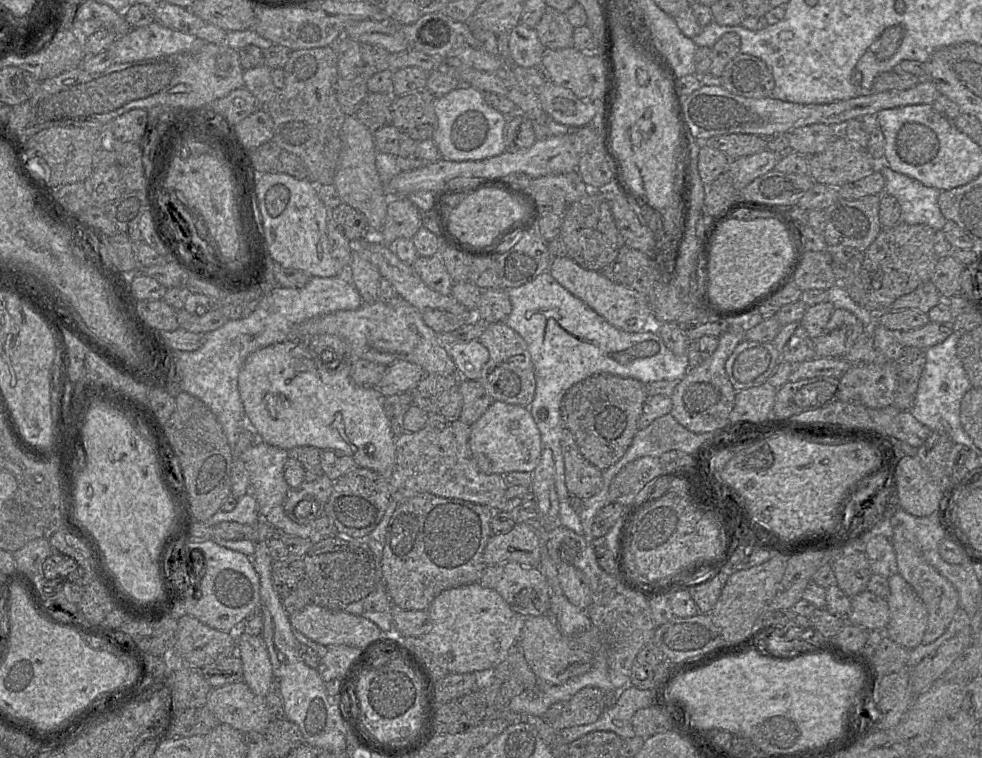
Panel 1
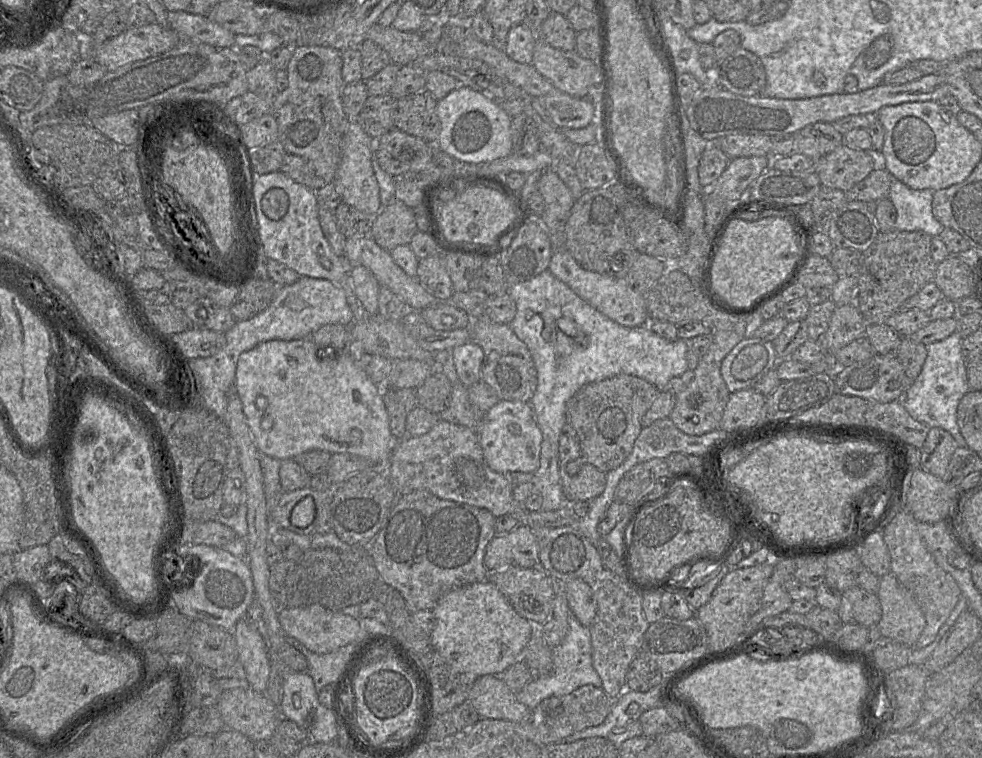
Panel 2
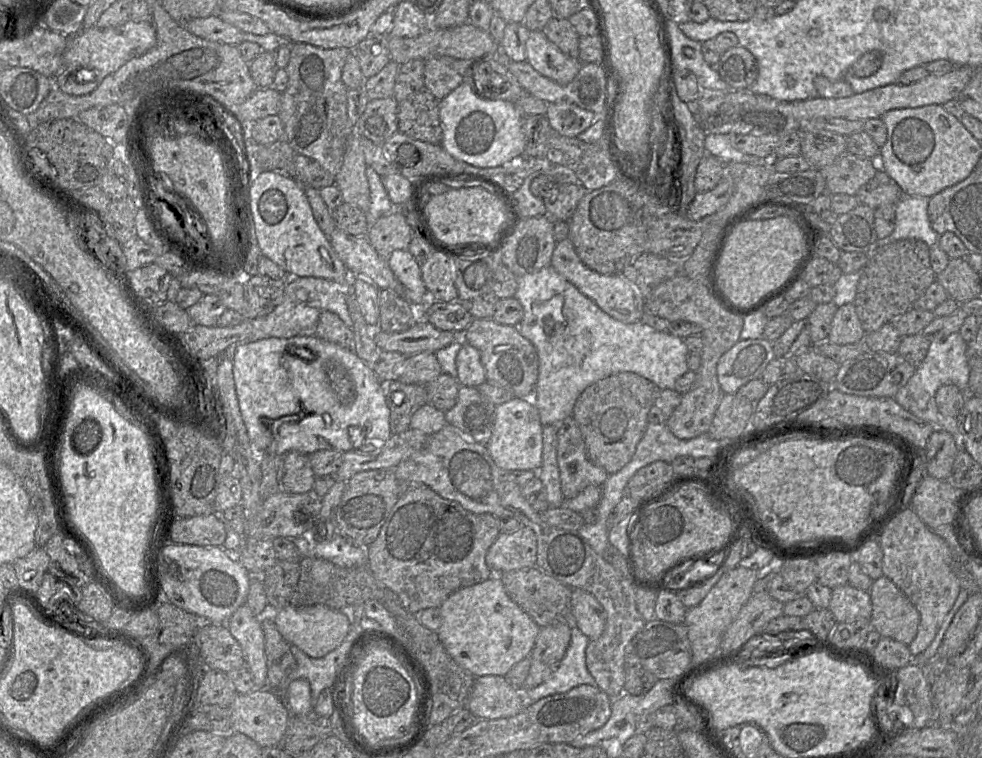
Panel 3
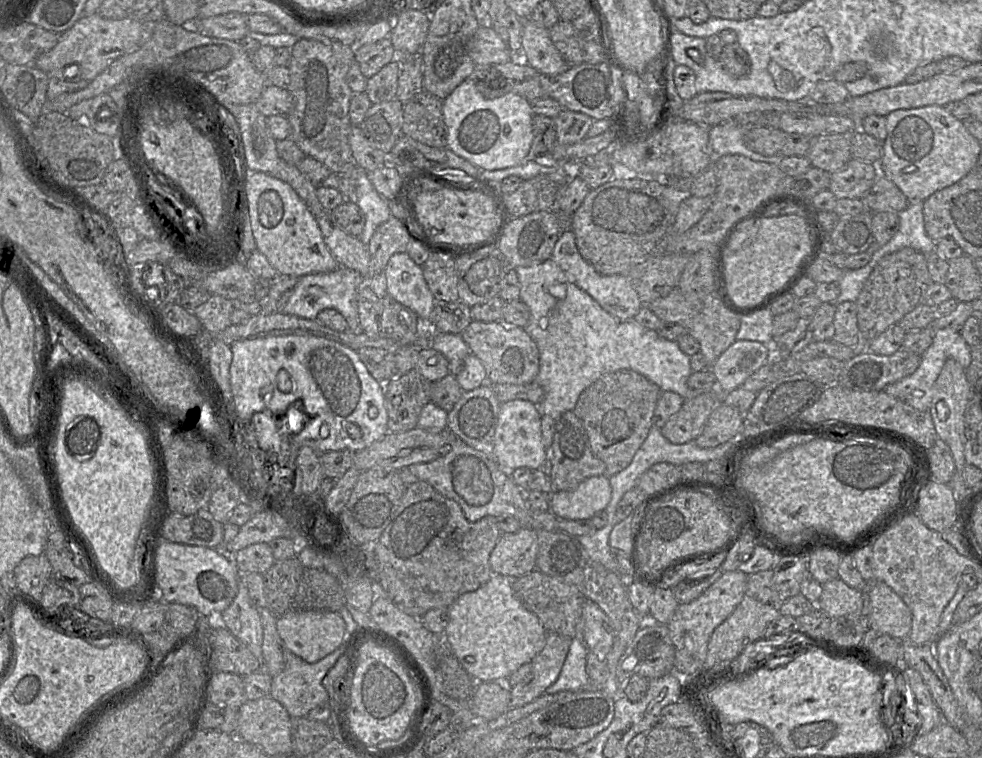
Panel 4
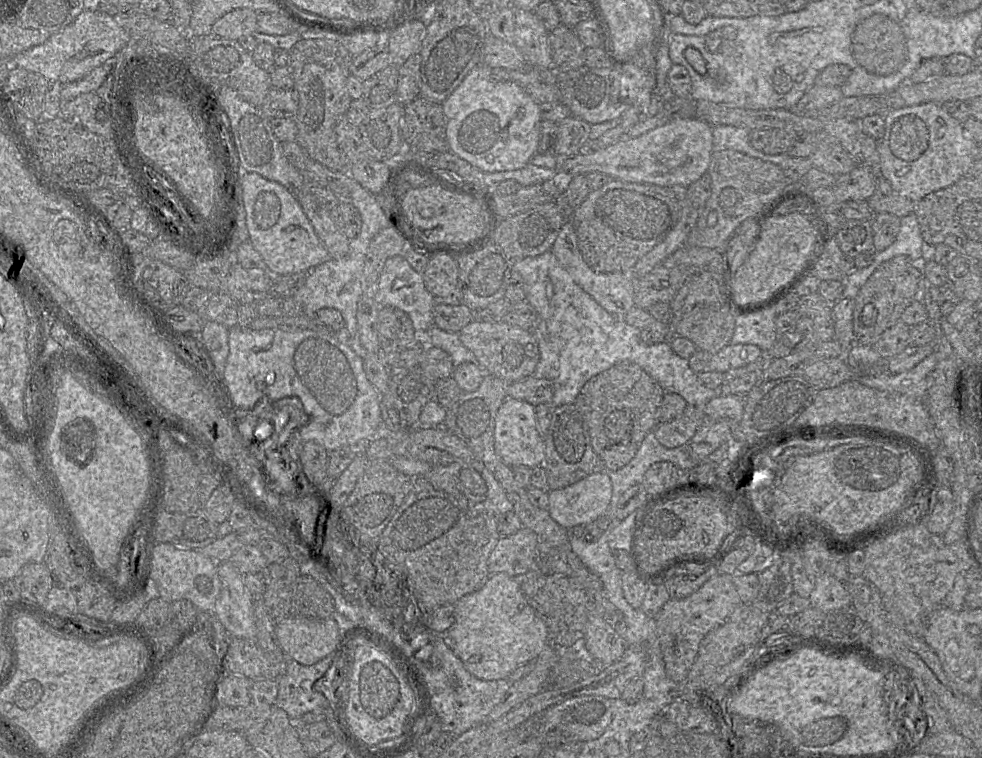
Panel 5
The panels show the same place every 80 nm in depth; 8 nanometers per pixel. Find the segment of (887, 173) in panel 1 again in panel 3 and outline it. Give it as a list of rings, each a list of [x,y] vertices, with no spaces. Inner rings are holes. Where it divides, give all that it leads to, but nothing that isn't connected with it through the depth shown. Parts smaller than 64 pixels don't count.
[[[902,195],[895,204],[895,228],[887,238],[877,238],[877,247],[904,239],[921,240],[929,247],[937,245],[939,235],[931,228],[927,214],[929,199]]]

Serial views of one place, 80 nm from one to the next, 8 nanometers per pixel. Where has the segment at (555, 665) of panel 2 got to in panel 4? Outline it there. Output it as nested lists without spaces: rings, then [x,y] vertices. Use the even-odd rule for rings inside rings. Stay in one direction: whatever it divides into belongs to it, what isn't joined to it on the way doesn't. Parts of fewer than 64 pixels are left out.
[[[572,638],[569,650],[558,678],[545,693],[554,694],[562,691],[581,691],[590,684],[586,671],[586,658],[588,649],[580,639]]]

